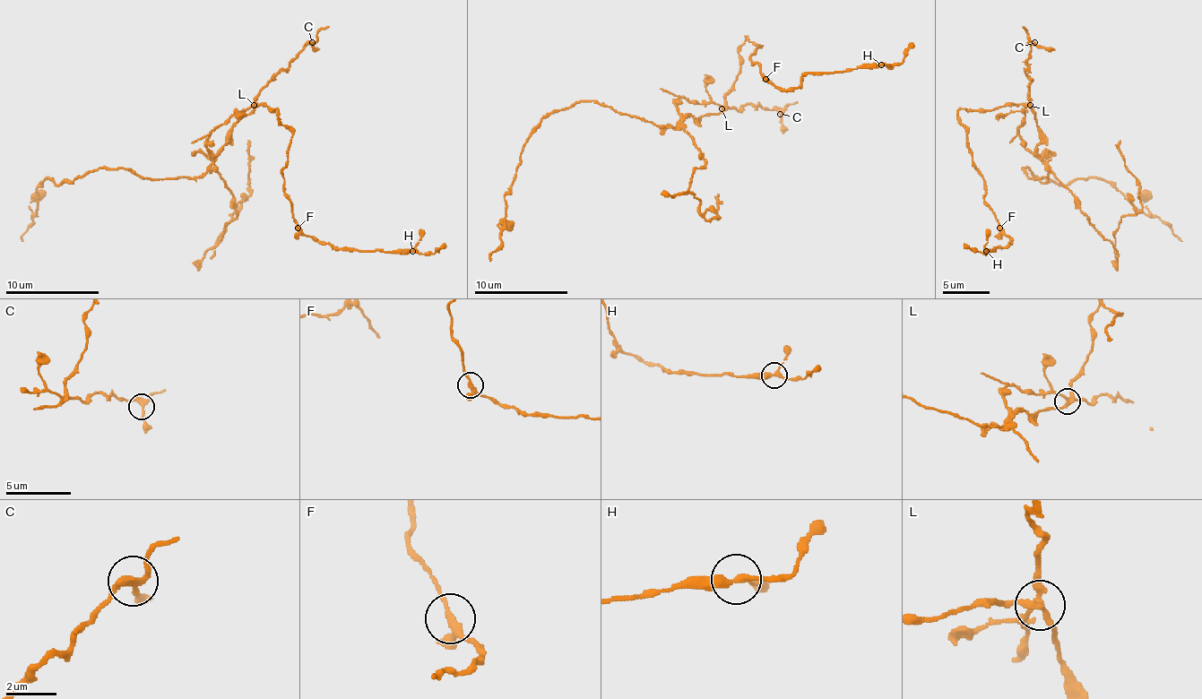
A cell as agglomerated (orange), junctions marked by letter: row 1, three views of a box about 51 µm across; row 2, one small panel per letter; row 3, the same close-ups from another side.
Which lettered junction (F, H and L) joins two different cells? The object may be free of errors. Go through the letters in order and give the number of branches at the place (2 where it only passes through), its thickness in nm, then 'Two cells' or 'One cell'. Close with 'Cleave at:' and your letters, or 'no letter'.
F: Branches: 3. Thickness 240 nm. One cell
H: Branches: 3. Thickness 240 nm. One cell
L: Branches: 4. Thickness 260 nm. Two cells
Cleave at: L

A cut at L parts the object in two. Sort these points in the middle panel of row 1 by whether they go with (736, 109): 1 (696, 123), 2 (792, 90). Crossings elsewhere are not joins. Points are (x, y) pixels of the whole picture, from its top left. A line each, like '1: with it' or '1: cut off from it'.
1: cut off from it
2: cut off from it

